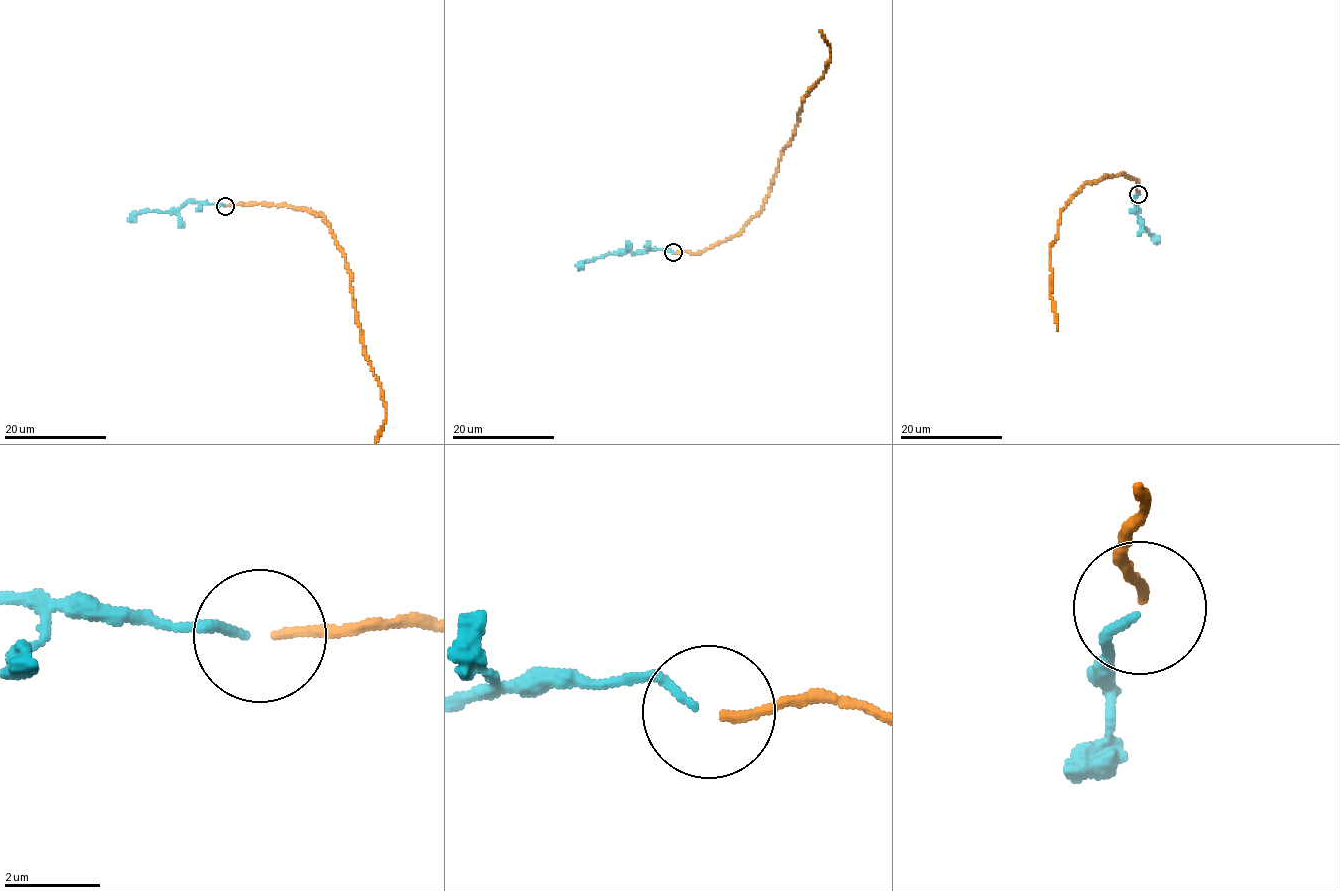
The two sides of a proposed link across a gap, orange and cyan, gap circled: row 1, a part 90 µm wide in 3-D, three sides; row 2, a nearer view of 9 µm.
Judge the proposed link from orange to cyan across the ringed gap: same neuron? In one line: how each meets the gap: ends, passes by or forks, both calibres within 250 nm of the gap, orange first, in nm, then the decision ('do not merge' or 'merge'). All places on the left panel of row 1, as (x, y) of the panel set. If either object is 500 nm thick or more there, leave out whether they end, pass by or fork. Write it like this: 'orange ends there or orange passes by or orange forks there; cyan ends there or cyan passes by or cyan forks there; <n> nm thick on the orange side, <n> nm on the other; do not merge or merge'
orange ends there; cyan ends there; 190 nm thick on the orange side, 150 nm on the other; merge

